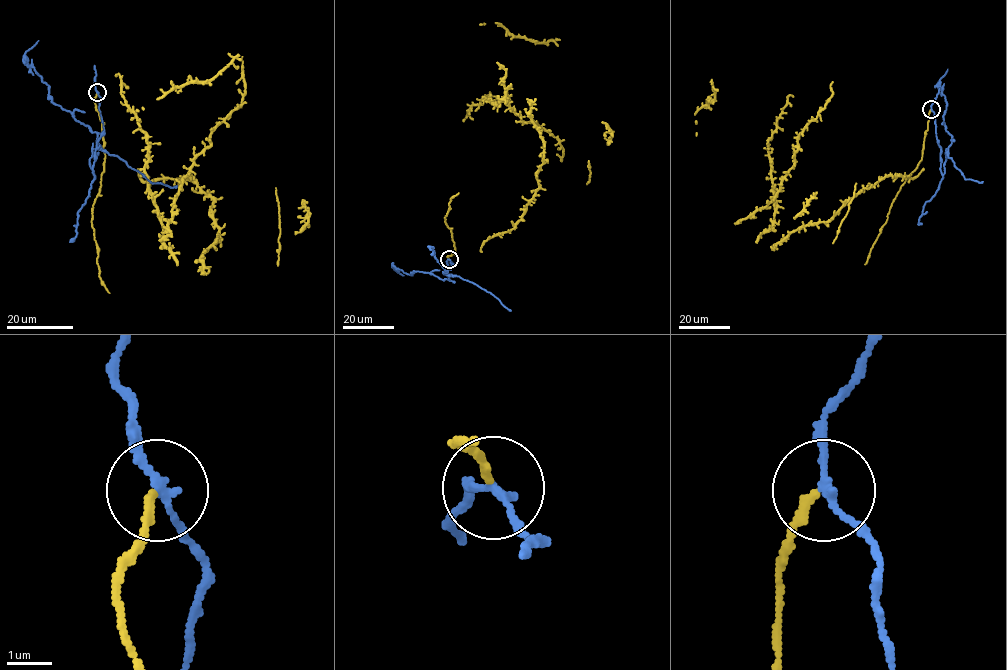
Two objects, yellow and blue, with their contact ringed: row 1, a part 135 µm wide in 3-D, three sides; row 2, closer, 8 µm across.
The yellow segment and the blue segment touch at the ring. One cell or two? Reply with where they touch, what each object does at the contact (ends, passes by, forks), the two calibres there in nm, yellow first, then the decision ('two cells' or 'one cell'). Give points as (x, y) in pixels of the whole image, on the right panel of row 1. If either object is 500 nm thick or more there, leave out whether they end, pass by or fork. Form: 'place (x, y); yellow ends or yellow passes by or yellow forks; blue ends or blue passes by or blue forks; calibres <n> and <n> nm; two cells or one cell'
place (931, 109); yellow ends; blue passes by; calibres 180 and 160 nm; two cells

